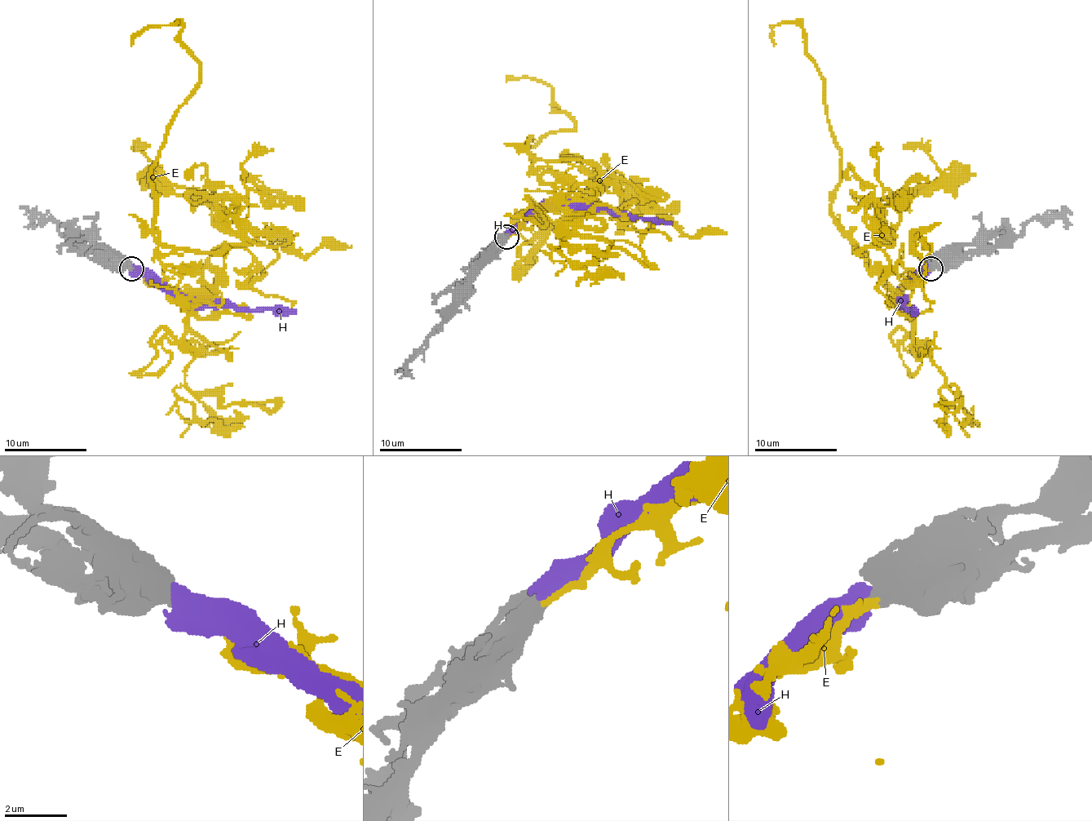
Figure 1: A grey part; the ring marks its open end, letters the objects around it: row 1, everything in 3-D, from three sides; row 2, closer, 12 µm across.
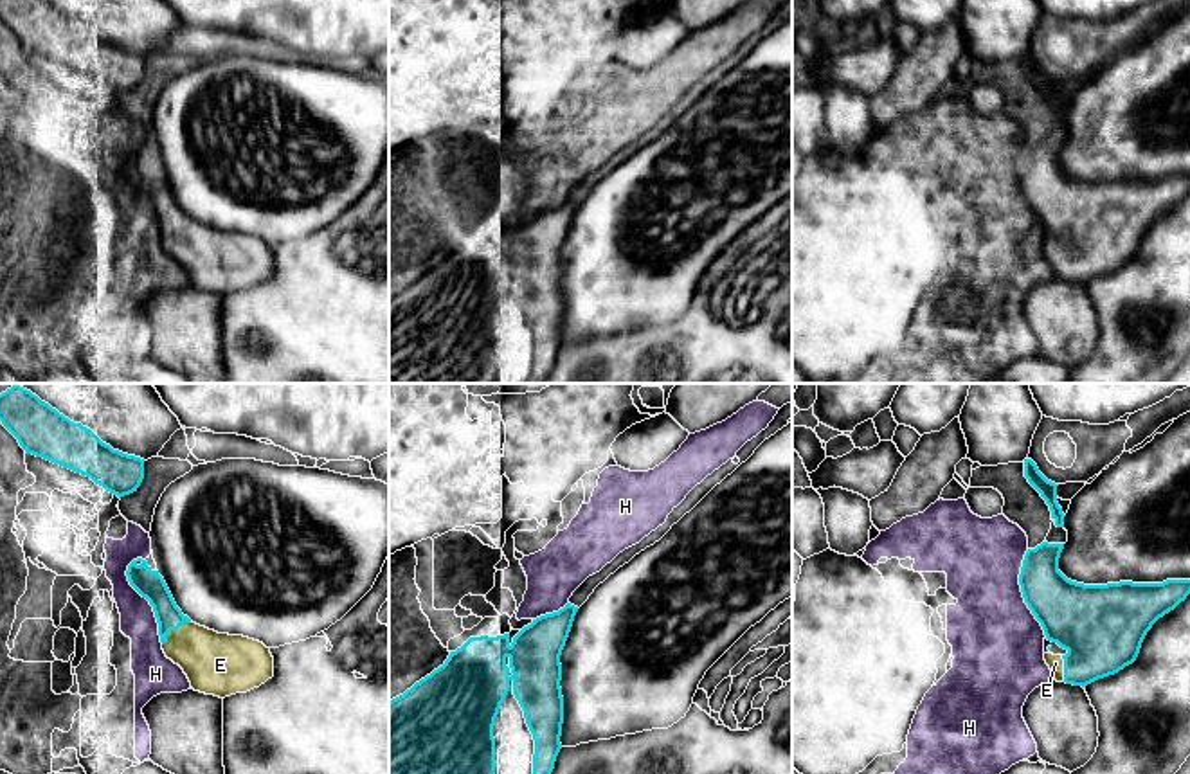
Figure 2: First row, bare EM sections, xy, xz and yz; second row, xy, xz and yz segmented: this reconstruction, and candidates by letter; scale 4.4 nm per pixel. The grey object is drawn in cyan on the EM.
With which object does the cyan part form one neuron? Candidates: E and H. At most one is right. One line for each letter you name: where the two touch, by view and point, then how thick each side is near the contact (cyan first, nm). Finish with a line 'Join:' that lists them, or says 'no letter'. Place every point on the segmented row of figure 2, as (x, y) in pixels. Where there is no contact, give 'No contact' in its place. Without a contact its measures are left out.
E: Touches cyan at xy (173, 629). Thickness 120 nm (cyan) against 280 nm
Join: E

